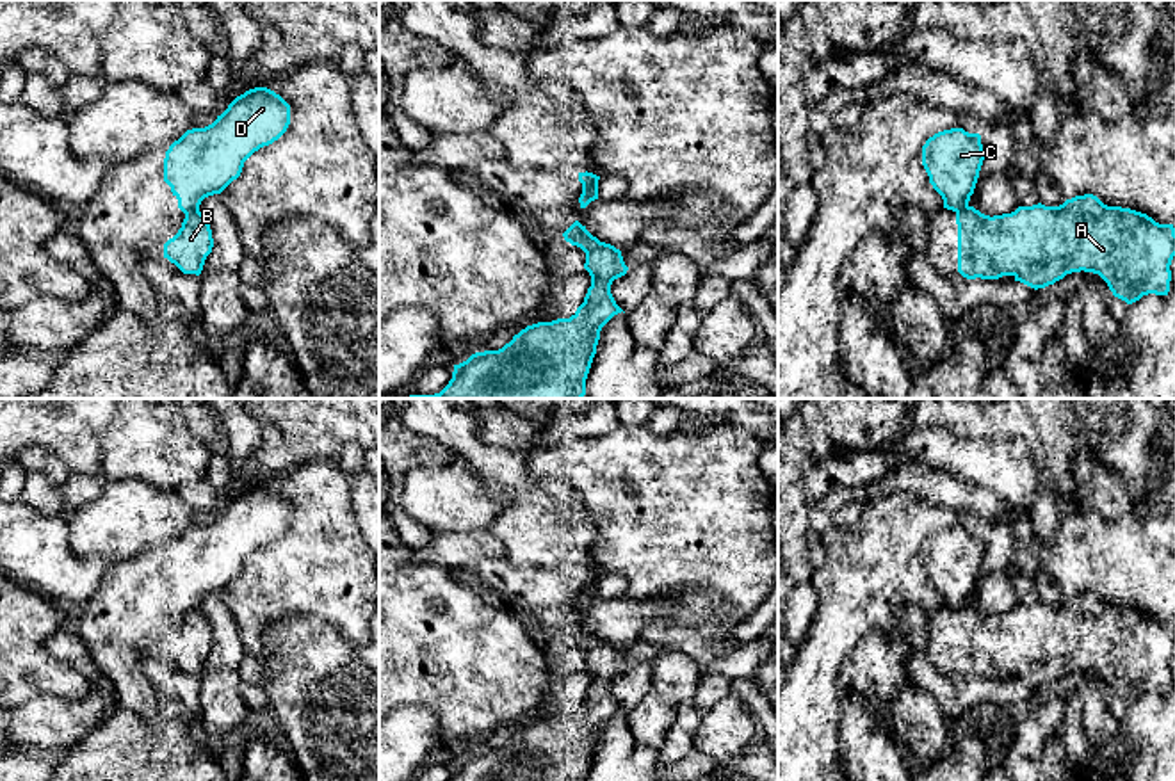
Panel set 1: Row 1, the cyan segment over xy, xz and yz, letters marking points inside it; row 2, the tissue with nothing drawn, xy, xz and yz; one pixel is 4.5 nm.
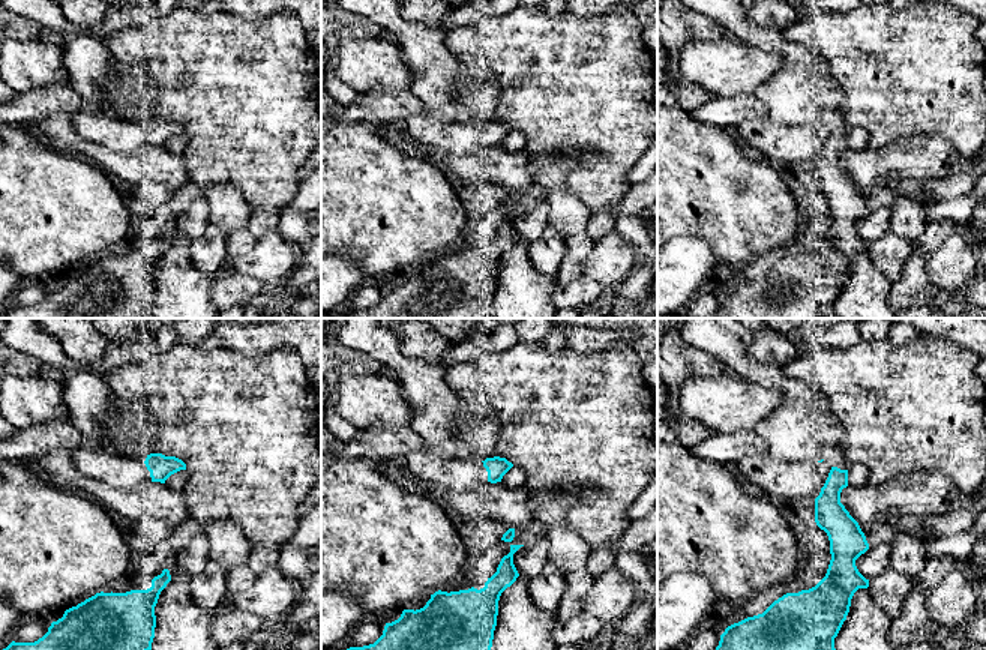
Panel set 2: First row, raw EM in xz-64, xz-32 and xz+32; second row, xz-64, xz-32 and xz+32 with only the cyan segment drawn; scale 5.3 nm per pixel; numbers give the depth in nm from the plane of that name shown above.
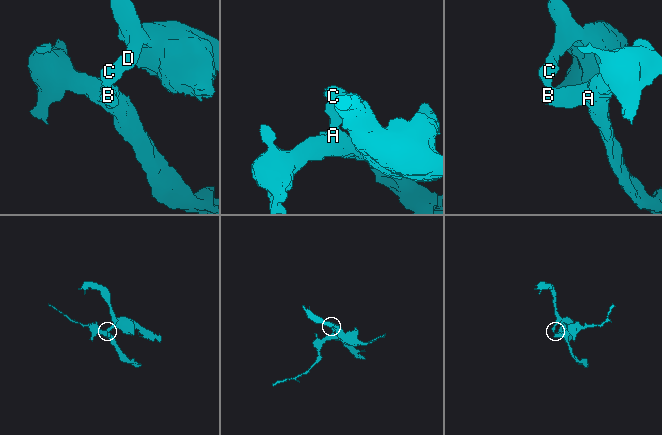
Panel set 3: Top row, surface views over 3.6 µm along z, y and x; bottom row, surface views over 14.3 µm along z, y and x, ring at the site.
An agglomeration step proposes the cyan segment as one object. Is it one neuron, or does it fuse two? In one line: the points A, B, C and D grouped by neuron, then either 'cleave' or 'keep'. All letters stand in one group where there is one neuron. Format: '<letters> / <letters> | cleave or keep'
A B / C D | cleave

